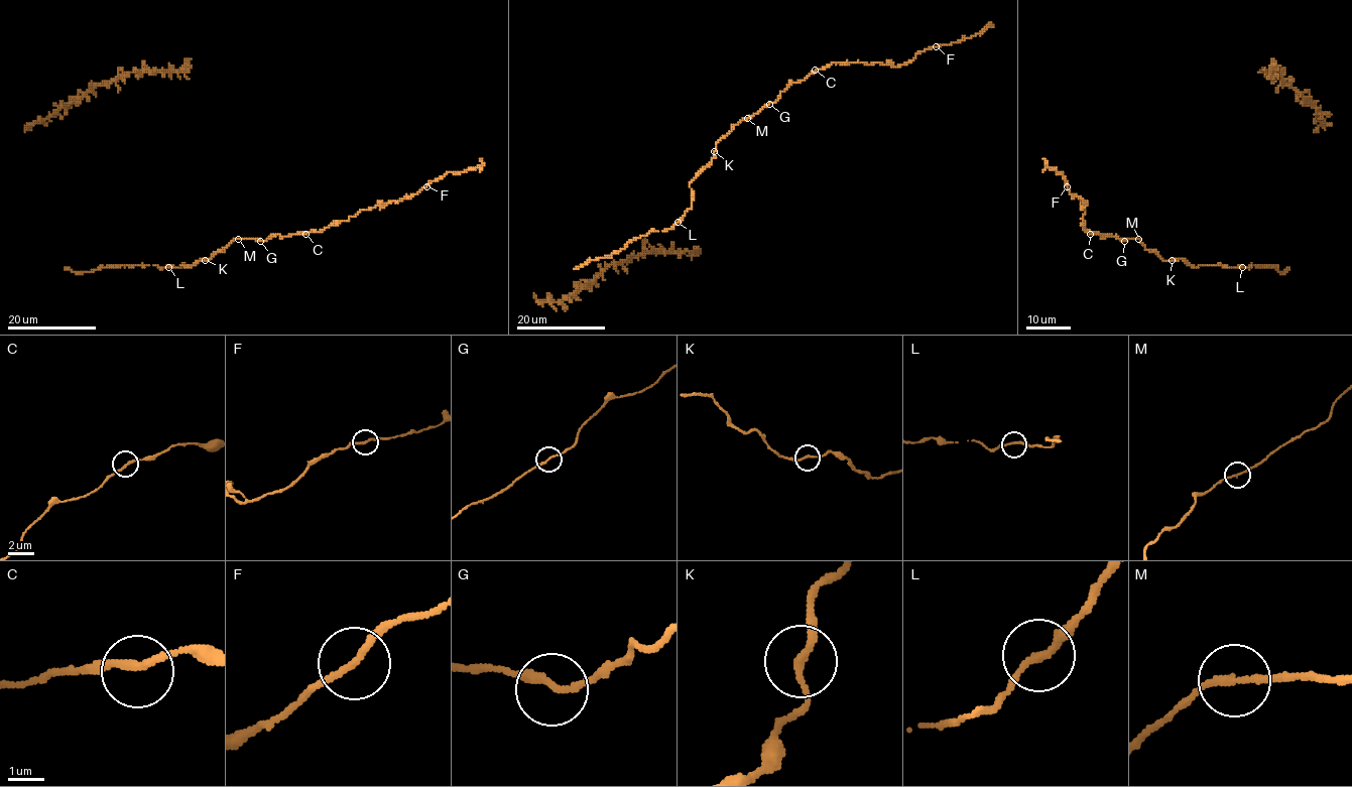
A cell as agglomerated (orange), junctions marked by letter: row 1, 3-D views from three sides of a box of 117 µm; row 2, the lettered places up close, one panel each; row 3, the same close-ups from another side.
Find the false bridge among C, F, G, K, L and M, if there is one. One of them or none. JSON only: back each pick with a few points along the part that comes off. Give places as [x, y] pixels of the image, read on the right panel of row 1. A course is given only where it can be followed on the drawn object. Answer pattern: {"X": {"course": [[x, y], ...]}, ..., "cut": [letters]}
{"F": {"course": [[1067, 185], [1062, 172], [1051, 169], [1043, 159]]}, "cut": ["F"]}

